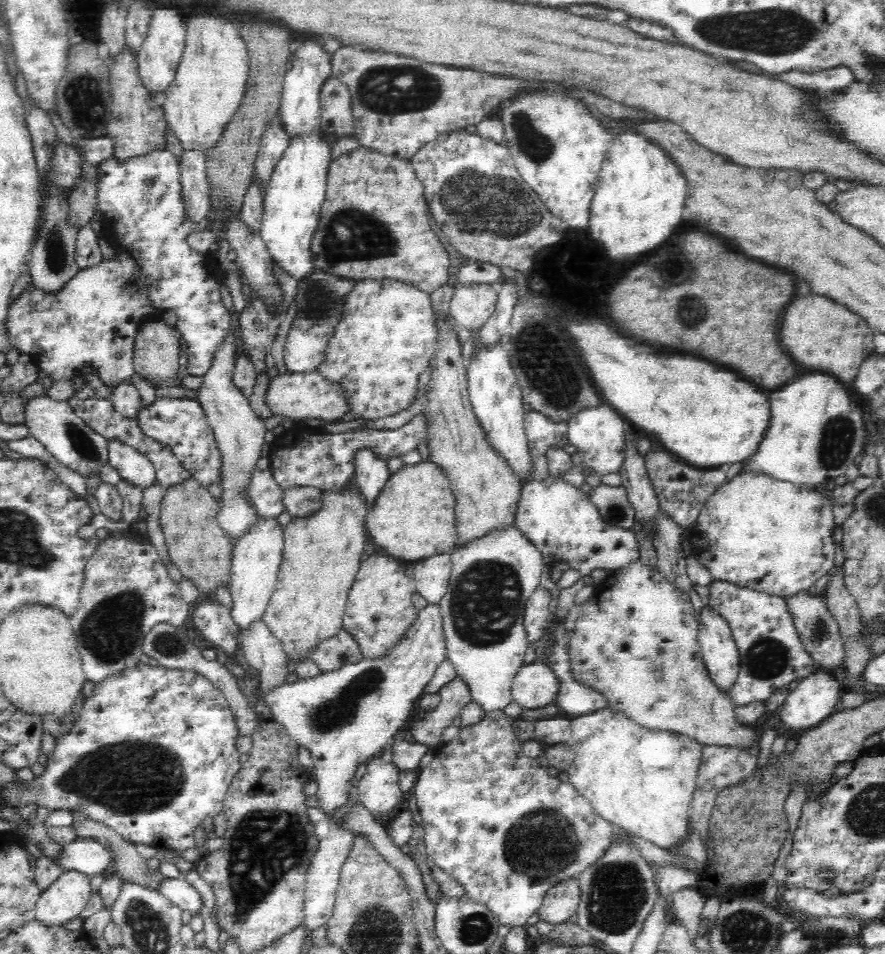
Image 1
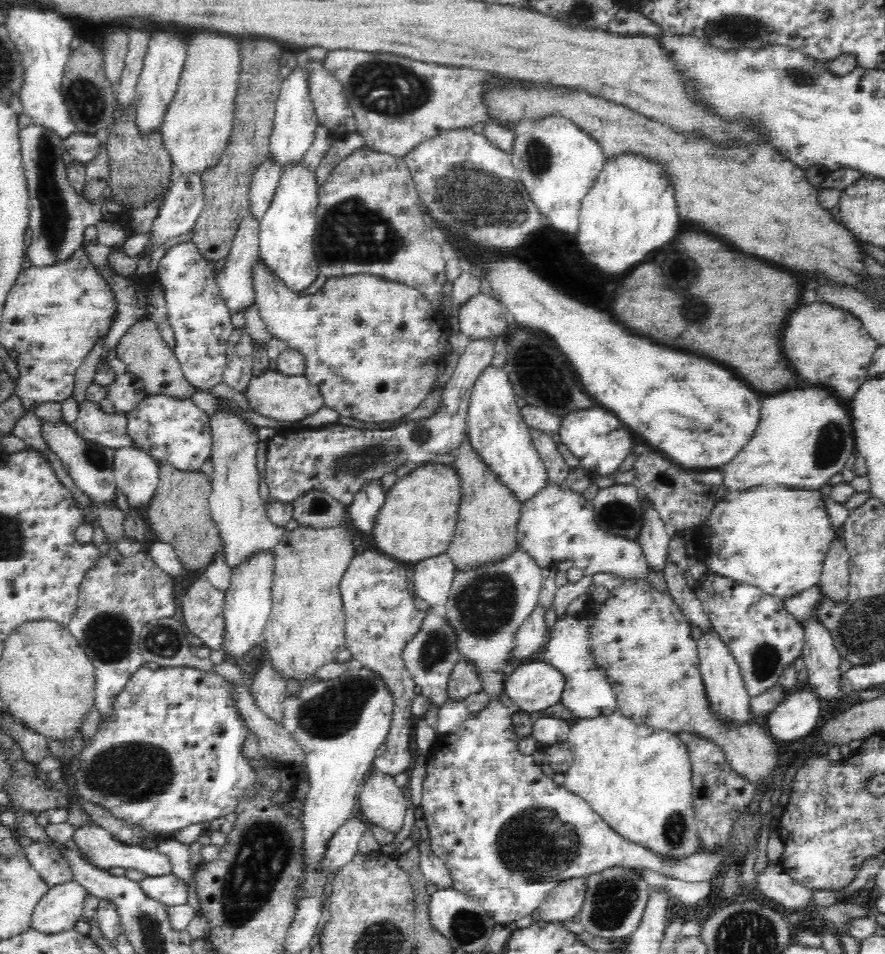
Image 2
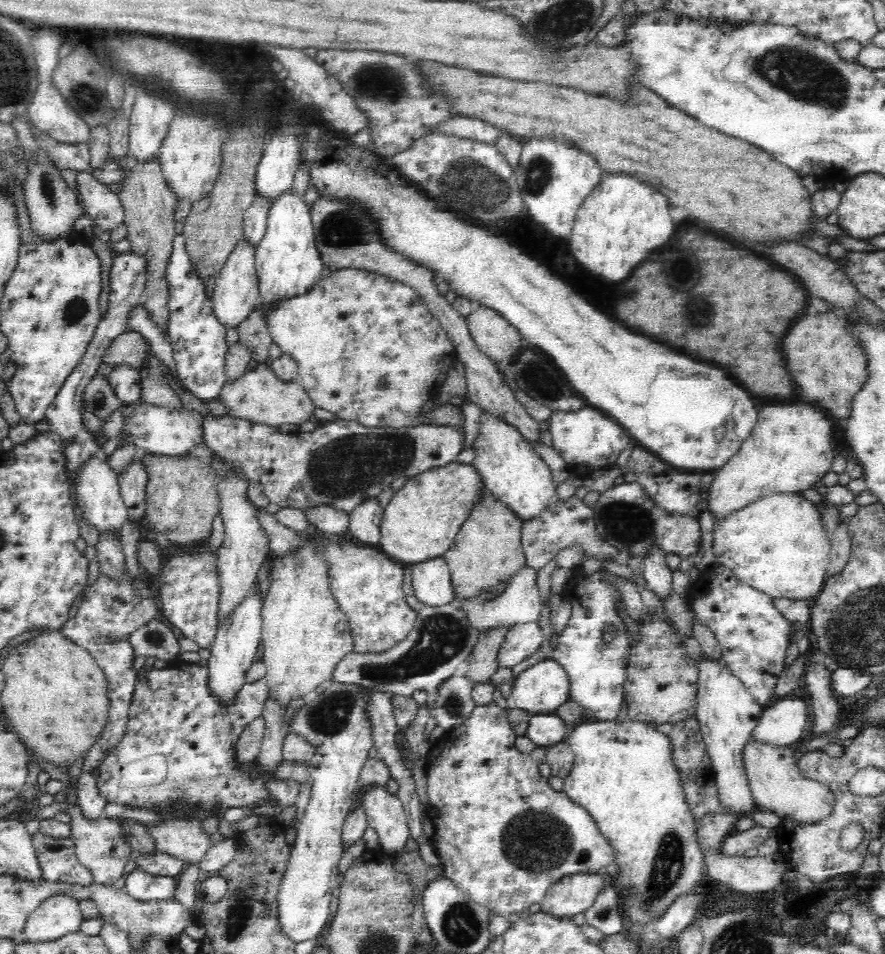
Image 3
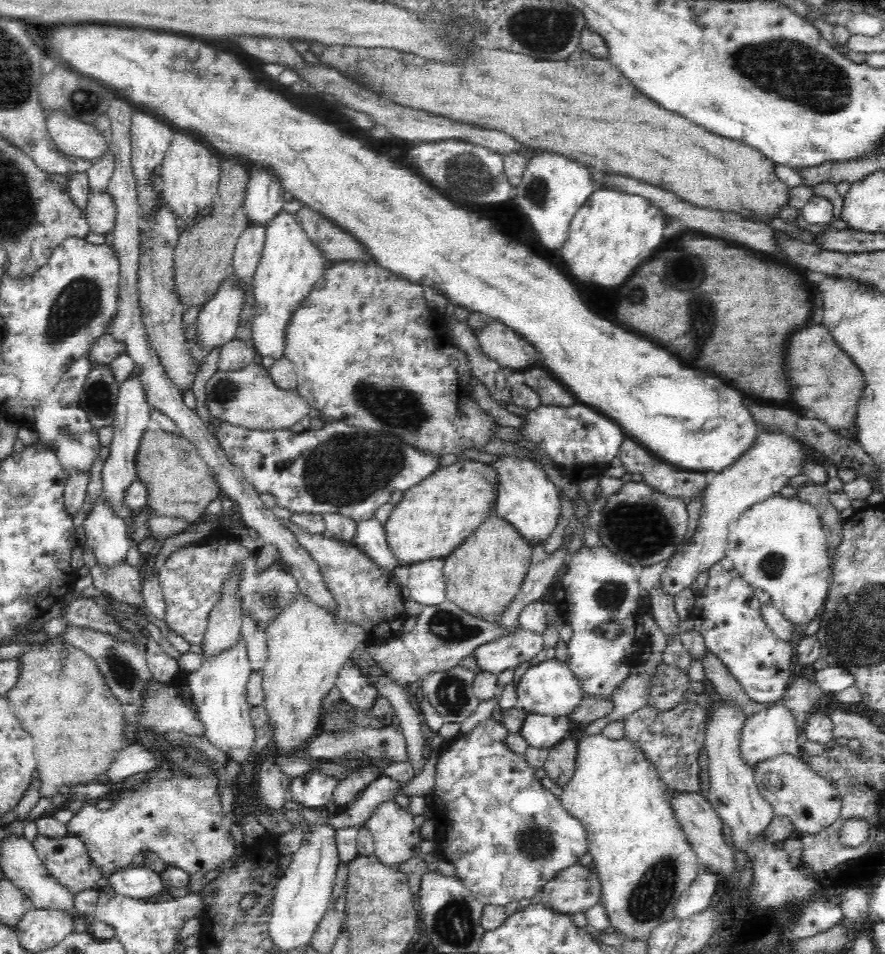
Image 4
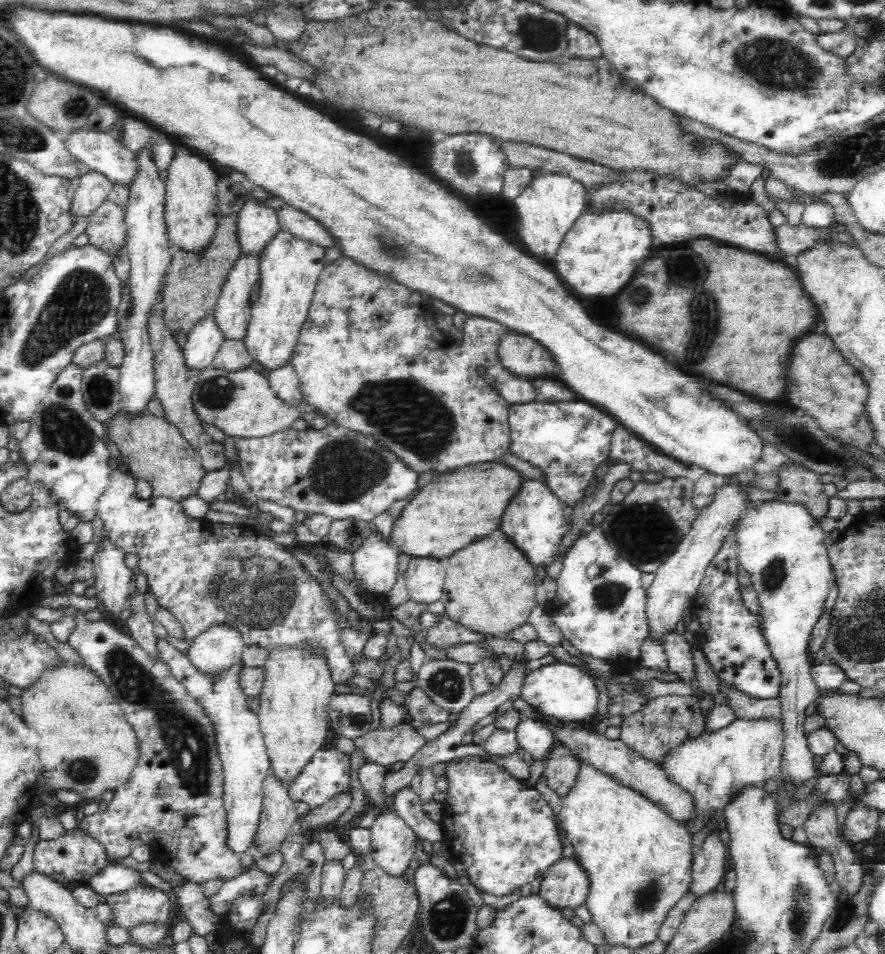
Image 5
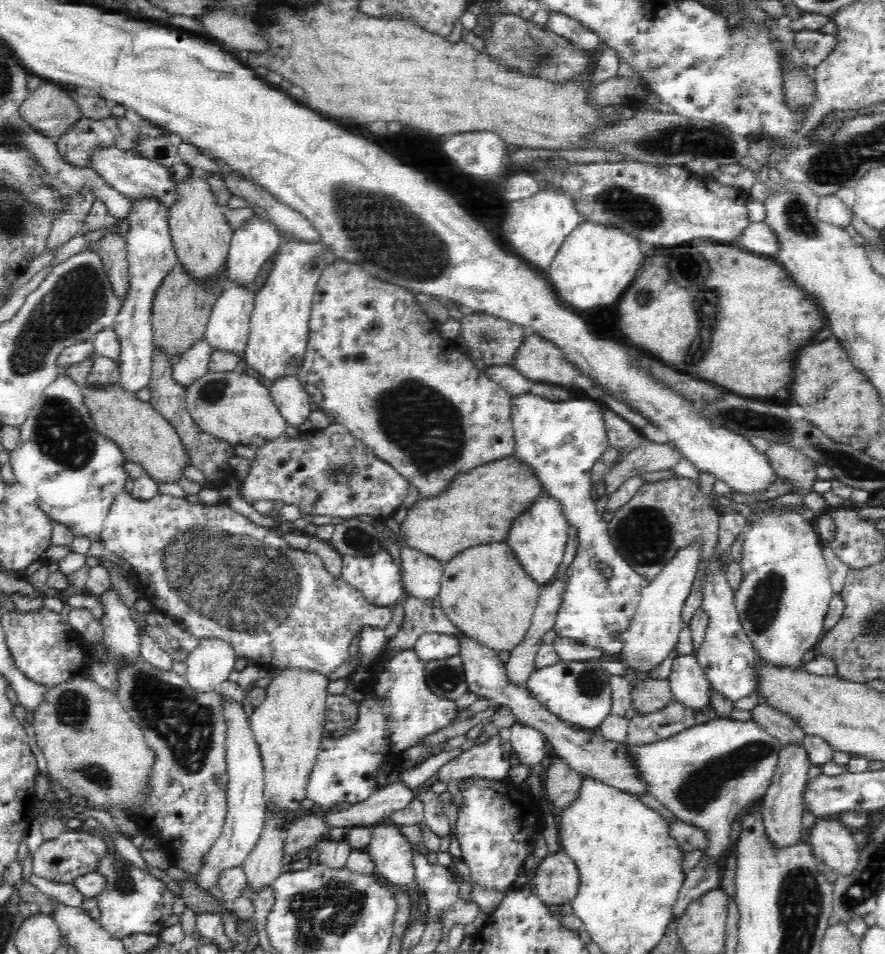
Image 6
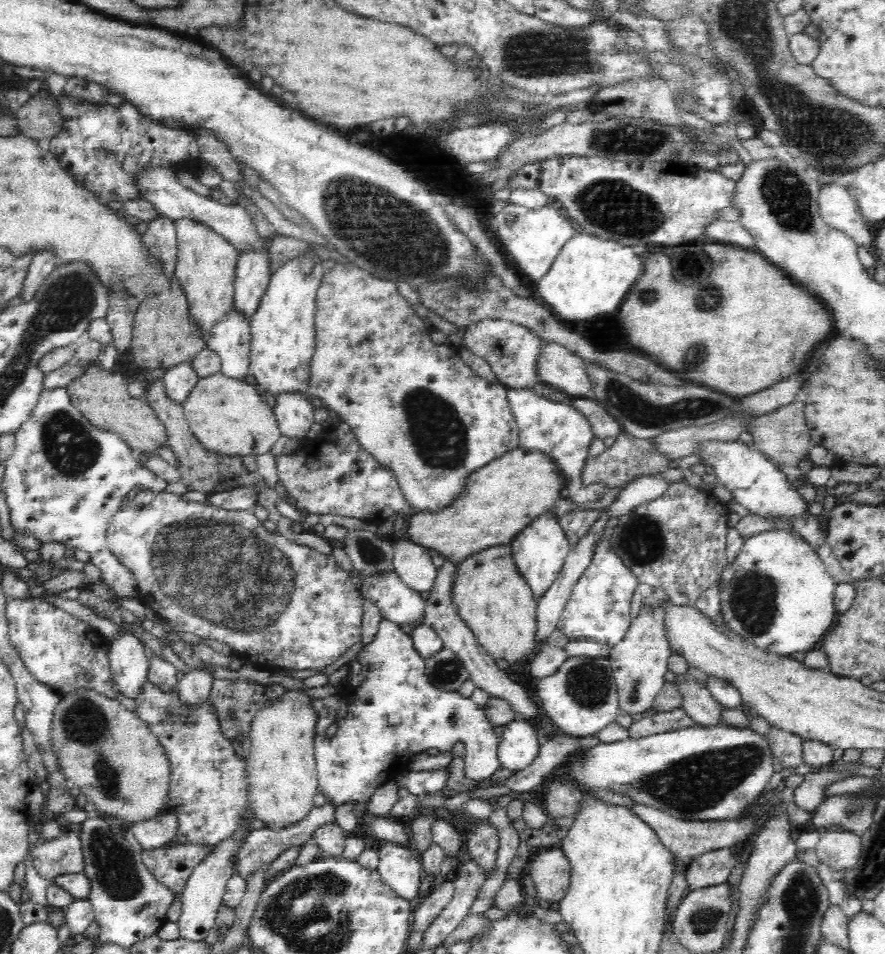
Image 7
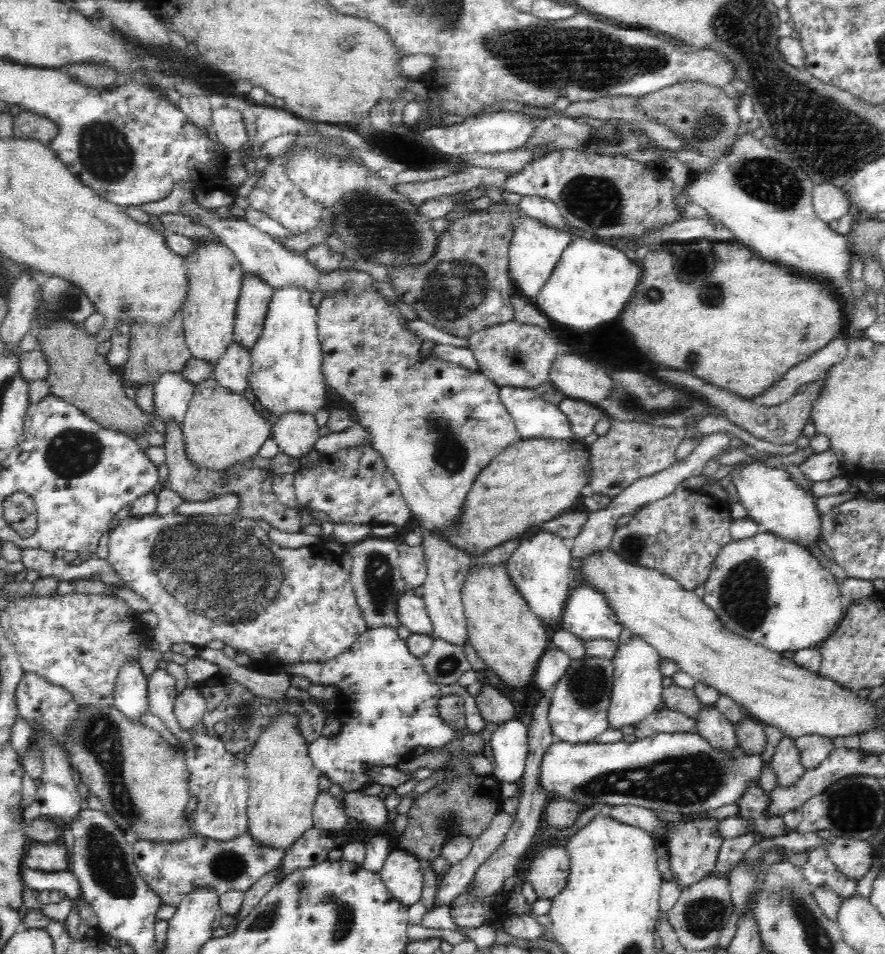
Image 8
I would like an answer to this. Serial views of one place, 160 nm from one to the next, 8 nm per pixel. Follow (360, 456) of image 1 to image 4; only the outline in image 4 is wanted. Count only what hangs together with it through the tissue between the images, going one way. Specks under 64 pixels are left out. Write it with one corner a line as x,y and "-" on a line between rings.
375,516
366,520
359,520
356,523
356,530
351,543
366,553
368,557
372,557
372,560
376,561
378,565
386,569
399,569
397,560
387,545
385,524
382,524

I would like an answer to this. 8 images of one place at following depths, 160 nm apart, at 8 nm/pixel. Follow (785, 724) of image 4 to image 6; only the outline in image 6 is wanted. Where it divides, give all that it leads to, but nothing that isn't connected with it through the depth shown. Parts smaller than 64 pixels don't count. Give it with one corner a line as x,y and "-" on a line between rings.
725,718
710,720
670,737
668,740
643,748
629,746
640,771
640,777
648,781
652,796
670,809
677,821
702,831
706,839
702,857
707,858
709,862
720,862
726,850
730,848
732,827
736,825
742,809
750,801
763,797
768,790
783,745
778,738
770,735
752,720
741,722

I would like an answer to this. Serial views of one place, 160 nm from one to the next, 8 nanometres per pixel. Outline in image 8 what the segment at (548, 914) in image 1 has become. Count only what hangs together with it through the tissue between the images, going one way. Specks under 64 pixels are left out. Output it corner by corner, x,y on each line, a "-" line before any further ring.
562,845
538,852
529,866
527,880
531,882
537,898
552,900
567,885
569,856

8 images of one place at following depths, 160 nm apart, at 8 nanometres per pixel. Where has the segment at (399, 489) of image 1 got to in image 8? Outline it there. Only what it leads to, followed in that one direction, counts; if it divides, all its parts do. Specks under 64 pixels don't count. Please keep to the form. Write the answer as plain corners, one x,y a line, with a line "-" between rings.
530,439
510,444
498,456
495,456
480,471
472,488
467,492
459,515
449,524
434,527
431,532
442,542
459,548
472,559
484,552
518,539
527,528
552,520
562,513
572,510
576,500
582,499
581,491
588,484
587,462
588,447
582,442
555,442
555,440

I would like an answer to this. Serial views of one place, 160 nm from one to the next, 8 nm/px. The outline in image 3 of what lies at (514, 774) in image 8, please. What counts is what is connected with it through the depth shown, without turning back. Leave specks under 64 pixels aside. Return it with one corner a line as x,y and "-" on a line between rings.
552,714
532,715
529,721
526,736
537,747
554,746
566,740
570,727

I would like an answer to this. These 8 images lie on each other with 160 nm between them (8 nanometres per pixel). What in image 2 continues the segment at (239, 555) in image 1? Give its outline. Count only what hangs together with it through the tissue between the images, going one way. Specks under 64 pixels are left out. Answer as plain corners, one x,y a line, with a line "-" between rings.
260,549
231,568
231,581
225,592
224,654
242,657
262,639
262,633
272,608
274,551

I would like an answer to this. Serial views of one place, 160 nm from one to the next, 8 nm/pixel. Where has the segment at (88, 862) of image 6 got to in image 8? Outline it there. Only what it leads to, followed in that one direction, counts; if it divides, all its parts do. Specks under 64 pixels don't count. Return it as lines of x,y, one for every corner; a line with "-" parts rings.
59,839
50,843
30,843
26,856
22,858
22,867
34,871
60,872
68,870
70,852
68,844

